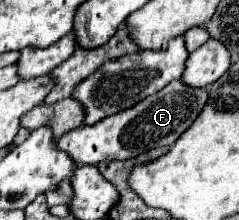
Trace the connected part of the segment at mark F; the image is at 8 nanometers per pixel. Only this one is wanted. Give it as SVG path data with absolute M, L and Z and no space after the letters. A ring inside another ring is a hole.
M182 81L168 83L166 89L158 91L150 99L144 99L130 111L120 111L118 115L110 115L92 127L76 127L58 139L58 151L64 151L74 159L76 165L96 165L102 159L132 159L138 157L142 151L160 147L160 145L174 145L174 141L190 127L190 123L198 117L206 103L204 89L186 87Z

